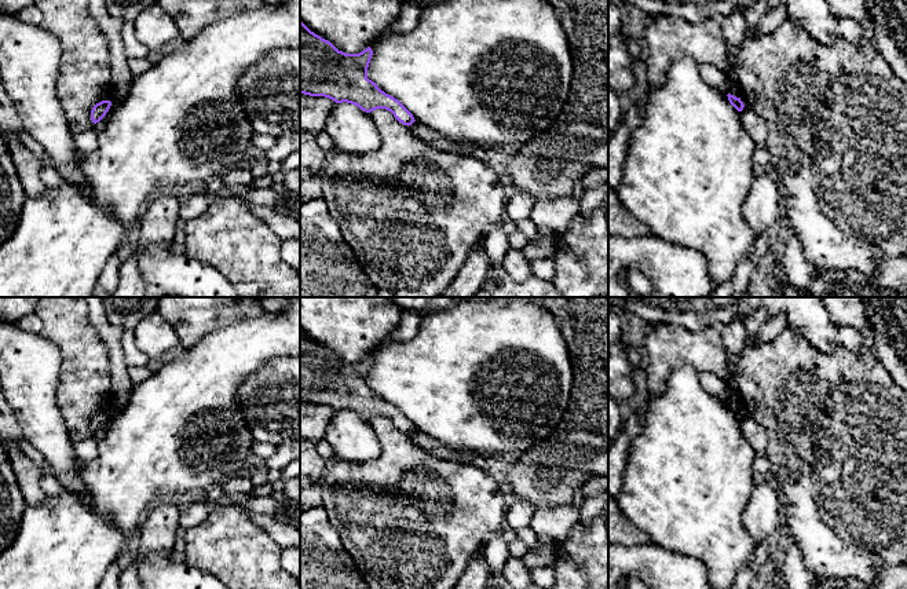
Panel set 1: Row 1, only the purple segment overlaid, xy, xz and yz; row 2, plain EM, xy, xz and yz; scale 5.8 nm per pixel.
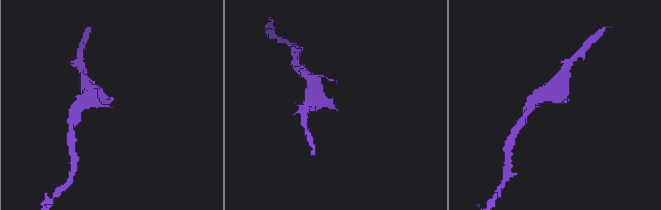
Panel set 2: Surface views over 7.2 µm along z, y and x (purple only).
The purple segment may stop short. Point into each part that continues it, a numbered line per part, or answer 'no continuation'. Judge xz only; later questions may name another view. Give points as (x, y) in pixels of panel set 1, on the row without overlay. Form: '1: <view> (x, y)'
no continuation

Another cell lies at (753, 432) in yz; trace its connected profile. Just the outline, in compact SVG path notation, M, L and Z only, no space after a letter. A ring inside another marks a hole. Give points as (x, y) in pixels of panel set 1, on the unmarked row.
M745 414L740 421L745 438L753 445L758 456L765 456L768 442L765 429L760 427L750 416Z

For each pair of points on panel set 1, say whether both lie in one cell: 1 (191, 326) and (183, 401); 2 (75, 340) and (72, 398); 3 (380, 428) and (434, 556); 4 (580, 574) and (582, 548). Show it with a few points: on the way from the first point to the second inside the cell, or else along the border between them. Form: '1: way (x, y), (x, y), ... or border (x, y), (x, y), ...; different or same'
1: border (216, 329), (205, 333), (183, 350); different
2: way (75, 354), (75, 384); same
3: way (401, 460), (401, 472), (424, 500), (425, 525); same
4: way (582, 567), (582, 555); same

